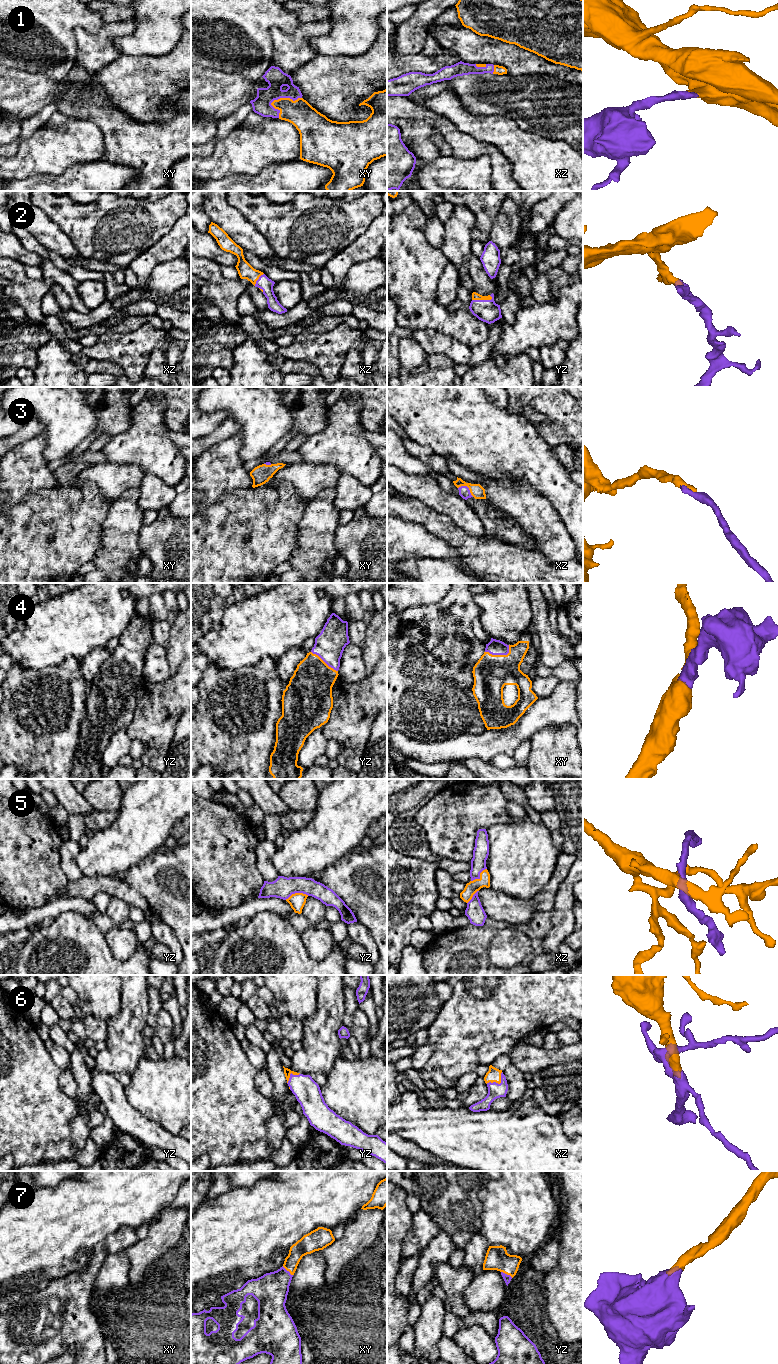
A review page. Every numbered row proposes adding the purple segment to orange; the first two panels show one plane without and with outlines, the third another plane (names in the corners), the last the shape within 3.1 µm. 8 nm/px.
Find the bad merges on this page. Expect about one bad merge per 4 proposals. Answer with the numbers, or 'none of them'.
5

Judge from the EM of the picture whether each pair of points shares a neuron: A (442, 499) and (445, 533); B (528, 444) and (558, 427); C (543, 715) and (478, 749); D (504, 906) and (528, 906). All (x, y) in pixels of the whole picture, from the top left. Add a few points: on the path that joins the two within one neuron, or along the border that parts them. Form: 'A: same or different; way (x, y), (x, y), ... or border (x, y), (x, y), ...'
A: different; border (422, 503), (447, 515), (461, 529)
B: different; border (531, 423), (539, 435), (552, 447)
C: same; way (527, 725), (507, 740), (494, 741)
D: same; way (510, 906), (522, 906)

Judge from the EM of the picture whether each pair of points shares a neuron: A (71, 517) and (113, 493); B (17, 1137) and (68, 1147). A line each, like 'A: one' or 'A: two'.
A: two
B: two

